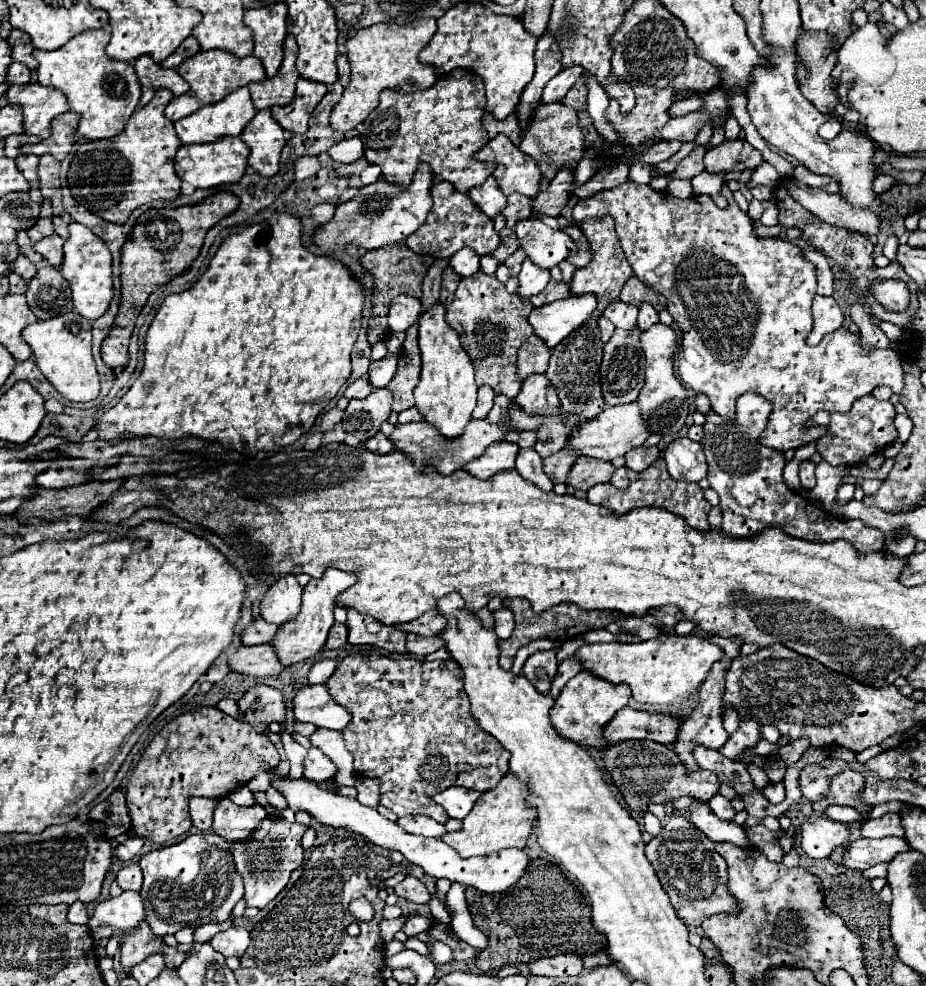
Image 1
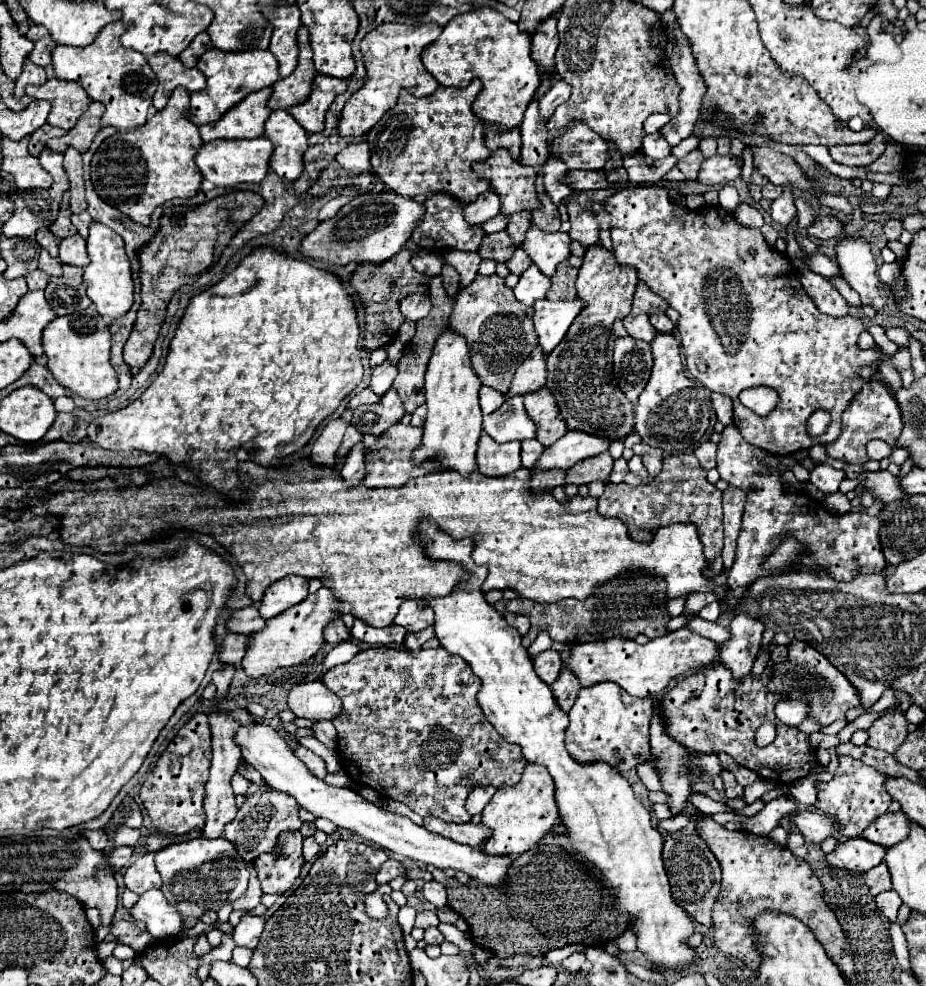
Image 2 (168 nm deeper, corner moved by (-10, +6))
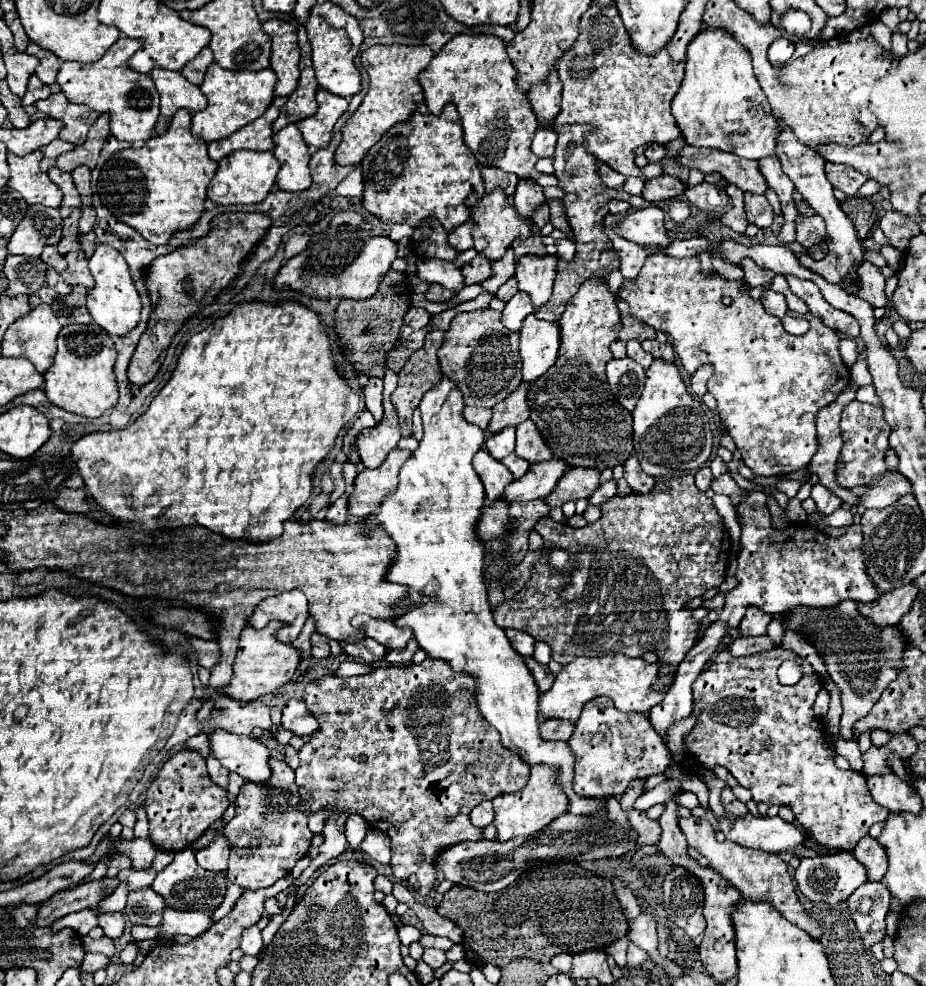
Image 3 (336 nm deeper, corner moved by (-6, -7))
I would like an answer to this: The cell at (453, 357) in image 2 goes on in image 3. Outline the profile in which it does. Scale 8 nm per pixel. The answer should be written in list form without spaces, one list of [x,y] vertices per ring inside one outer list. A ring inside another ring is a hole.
[[[443,378],[435,388],[431,388],[431,390],[423,396],[423,400],[421,400],[421,404],[419,404],[419,410],[421,410],[421,414],[423,414],[423,428],[425,428],[425,434],[423,434],[423,438],[421,438],[417,450],[411,452],[411,458],[403,464],[401,474],[399,474],[399,486],[397,486],[397,490],[395,490],[393,494],[387,494],[387,496],[383,498],[383,502],[379,504],[379,508],[365,520],[365,528],[367,528],[367,530],[383,528],[383,530],[387,532],[387,536],[393,538],[393,542],[395,542],[395,546],[397,546],[397,554],[395,554],[395,560],[391,562],[391,568],[387,570],[387,580],[391,580],[391,582],[395,582],[395,584],[407,584],[407,604],[417,604],[417,608],[407,610],[405,614],[395,616],[393,624],[395,624],[395,626],[401,626],[401,628],[403,628],[403,626],[409,626],[409,628],[413,630],[413,636],[415,636],[415,640],[417,640],[417,644],[419,644],[421,650],[425,650],[429,656],[435,656],[435,658],[441,658],[441,660],[451,662],[451,666],[457,666],[457,668],[459,668],[457,672],[463,672],[463,674],[475,678],[479,710],[481,710],[483,718],[485,718],[491,726],[495,726],[495,728],[499,730],[503,746],[509,748],[511,752],[517,752],[529,766],[533,766],[533,764],[549,764],[549,766],[557,766],[557,768],[559,768],[559,772],[561,772],[559,780],[561,780],[561,786],[563,786],[563,790],[565,790],[565,794],[567,794],[567,798],[569,798],[569,812],[571,812],[571,814],[577,814],[577,816],[589,816],[591,812],[593,812],[593,814],[603,814],[603,812],[605,812],[605,806],[603,806],[605,800],[595,800],[595,798],[583,798],[583,796],[577,796],[575,790],[573,790],[573,786],[571,786],[571,774],[573,774],[573,762],[575,762],[575,756],[573,756],[569,744],[567,744],[567,742],[547,742],[547,740],[543,740],[543,738],[539,736],[539,724],[537,724],[539,688],[537,688],[537,684],[535,684],[535,680],[533,680],[533,676],[531,676],[527,664],[523,662],[523,658],[511,648],[511,642],[507,640],[503,628],[499,628],[499,626],[495,624],[495,620],[493,620],[491,606],[489,606],[489,600],[487,600],[487,588],[485,588],[485,580],[483,580],[485,546],[483,546],[483,542],[481,542],[481,538],[479,538],[479,534],[477,534],[477,522],[479,522],[481,510],[483,510],[483,506],[485,506],[485,490],[483,490],[483,482],[479,480],[477,472],[475,472],[473,466],[471,466],[471,458],[475,456],[477,450],[481,450],[481,446],[483,446],[483,442],[485,442],[485,432],[483,432],[481,428],[475,428],[475,424],[469,424],[469,422],[461,416],[463,406],[465,406],[465,404],[463,404],[463,396],[459,394],[457,386],[455,386],[449,378]]]

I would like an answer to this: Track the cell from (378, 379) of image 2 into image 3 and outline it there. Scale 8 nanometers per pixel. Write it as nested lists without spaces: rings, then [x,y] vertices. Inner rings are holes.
[[[369,378],[369,384],[363,388],[365,408],[373,414],[377,422],[383,418],[383,406],[381,406],[381,394],[383,394],[383,380],[381,378]]]

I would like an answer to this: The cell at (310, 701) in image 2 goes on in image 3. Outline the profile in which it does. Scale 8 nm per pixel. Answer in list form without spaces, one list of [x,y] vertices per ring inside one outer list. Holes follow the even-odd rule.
[[[289,700],[287,706],[283,708],[281,726],[283,726],[285,730],[293,732],[295,736],[305,736],[305,734],[313,734],[319,724],[317,724],[317,720],[307,712],[303,700]]]

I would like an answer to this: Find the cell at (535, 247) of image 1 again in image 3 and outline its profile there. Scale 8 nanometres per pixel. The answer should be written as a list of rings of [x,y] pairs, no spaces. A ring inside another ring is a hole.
[[[523,256],[517,262],[517,288],[531,296],[535,310],[539,310],[551,296],[555,280],[557,256]]]

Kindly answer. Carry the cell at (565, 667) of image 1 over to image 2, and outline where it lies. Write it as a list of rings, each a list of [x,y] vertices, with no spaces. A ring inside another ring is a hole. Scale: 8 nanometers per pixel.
[[[561,669],[561,675],[559,675],[559,679],[551,685],[551,689],[553,689],[553,695],[557,697],[561,709],[563,709],[563,711],[569,711],[571,705],[575,703],[577,691],[581,689],[581,683],[579,683],[577,675],[575,675],[571,669]]]

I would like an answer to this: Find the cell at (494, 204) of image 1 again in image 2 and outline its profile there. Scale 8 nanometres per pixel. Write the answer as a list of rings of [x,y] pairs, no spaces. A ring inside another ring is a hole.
[[[487,189],[483,195],[479,195],[479,199],[471,201],[465,207],[465,221],[471,225],[481,225],[493,219],[497,213],[499,213],[499,195]]]

